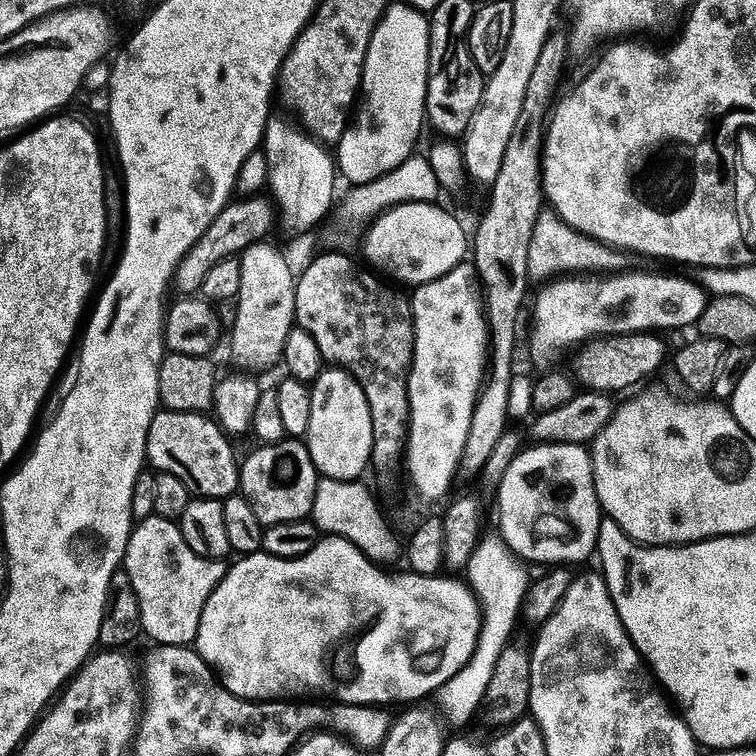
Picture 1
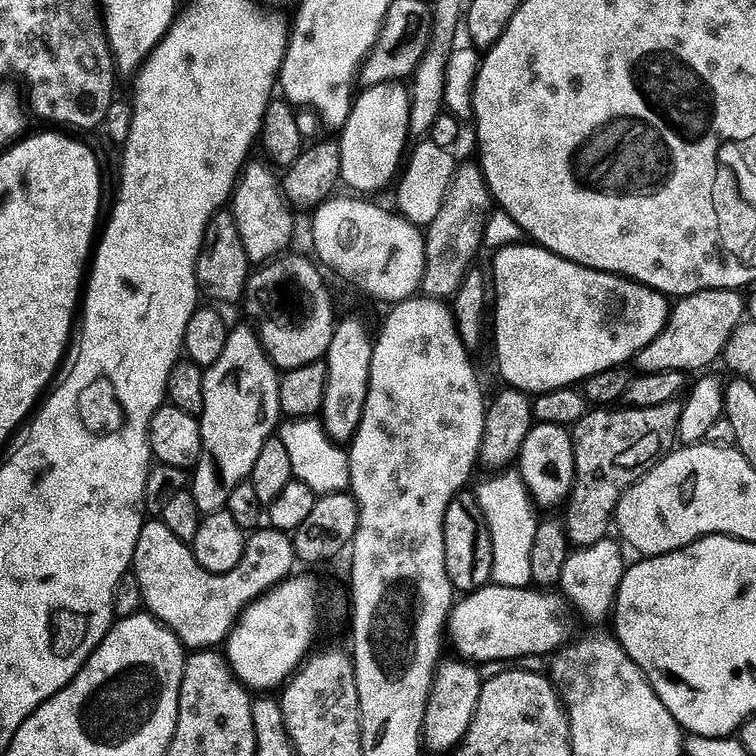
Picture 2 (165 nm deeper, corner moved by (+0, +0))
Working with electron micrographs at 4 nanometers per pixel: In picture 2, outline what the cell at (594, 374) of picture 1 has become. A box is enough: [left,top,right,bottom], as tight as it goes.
[635,288,746,374]

